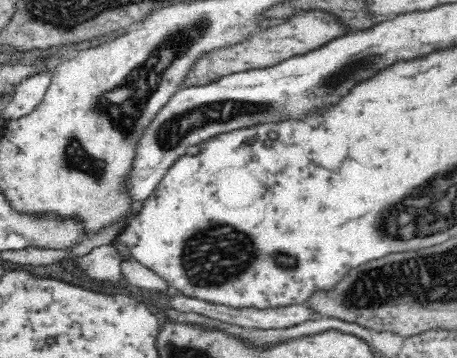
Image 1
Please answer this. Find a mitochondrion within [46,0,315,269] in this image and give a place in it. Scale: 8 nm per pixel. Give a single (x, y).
(134, 92)

